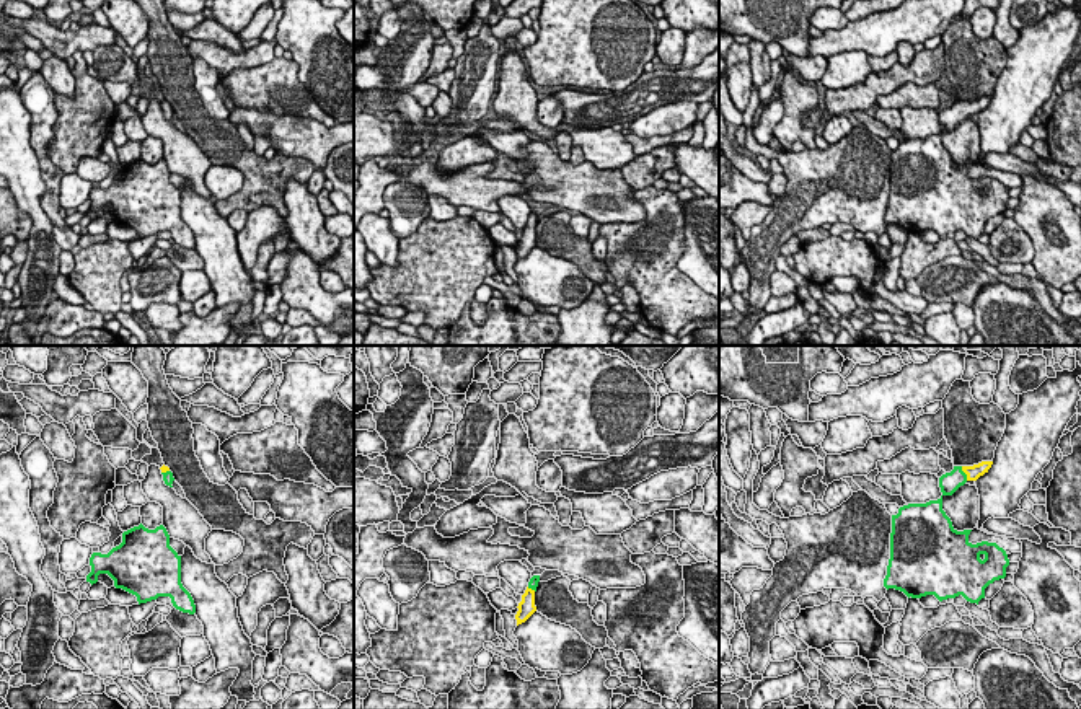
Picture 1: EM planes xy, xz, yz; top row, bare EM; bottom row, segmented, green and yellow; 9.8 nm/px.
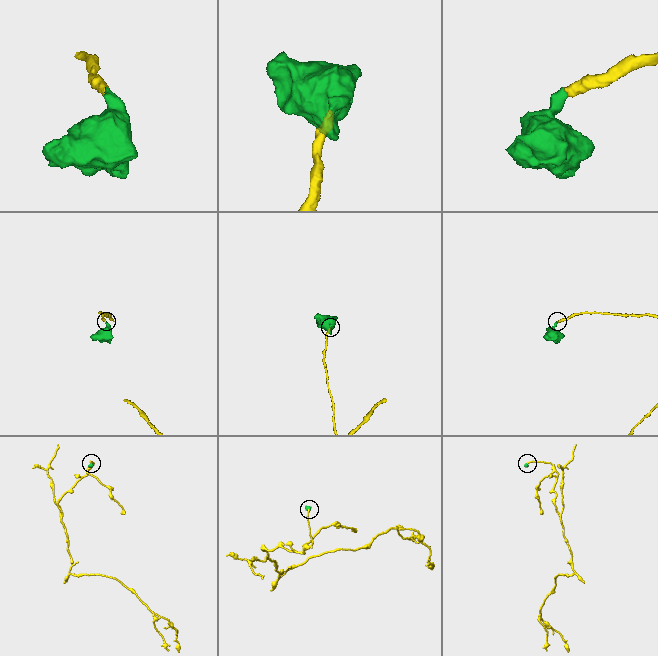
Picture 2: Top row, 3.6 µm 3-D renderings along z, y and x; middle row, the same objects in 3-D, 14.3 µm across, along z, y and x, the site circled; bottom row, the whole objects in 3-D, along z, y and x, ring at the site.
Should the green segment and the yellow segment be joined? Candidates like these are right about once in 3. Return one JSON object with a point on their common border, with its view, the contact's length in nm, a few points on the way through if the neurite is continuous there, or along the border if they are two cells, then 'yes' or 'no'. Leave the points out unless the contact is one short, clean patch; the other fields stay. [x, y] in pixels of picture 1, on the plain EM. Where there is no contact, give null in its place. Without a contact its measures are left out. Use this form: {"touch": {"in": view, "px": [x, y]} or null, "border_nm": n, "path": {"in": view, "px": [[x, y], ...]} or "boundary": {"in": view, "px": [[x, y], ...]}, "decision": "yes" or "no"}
{"touch": {"in": "yz", "px": [964, 108]}, "border_nm": 160, "path": {"in": "yz", "px": [[949, 118], [964, 108], [975, 106]]}, "decision": "yes"}

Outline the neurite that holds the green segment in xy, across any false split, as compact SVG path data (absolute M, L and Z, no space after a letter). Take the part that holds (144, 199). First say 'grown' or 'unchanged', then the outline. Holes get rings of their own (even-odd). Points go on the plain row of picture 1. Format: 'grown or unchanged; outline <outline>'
unchanged; outline M142 158L122 168L122 178L108 189L93 187L90 192L91 207L86 217L98 217L99 209L108 209L116 223L122 223L137 231L139 240L170 231L176 244L194 249L196 240L191 228L181 218L181 191L170 181L170 170L163 160L155 165Z

